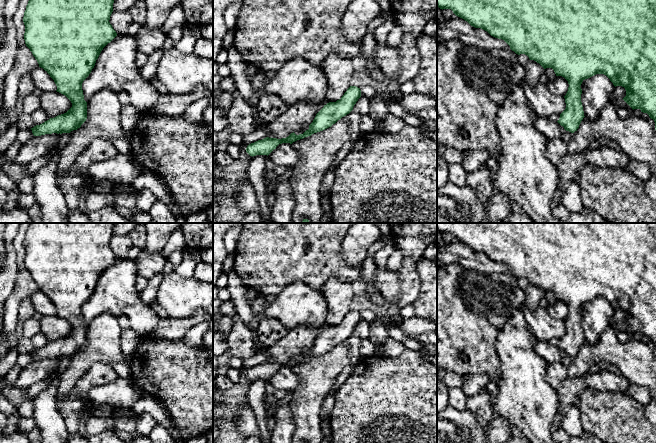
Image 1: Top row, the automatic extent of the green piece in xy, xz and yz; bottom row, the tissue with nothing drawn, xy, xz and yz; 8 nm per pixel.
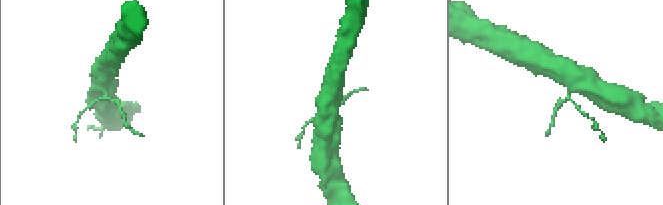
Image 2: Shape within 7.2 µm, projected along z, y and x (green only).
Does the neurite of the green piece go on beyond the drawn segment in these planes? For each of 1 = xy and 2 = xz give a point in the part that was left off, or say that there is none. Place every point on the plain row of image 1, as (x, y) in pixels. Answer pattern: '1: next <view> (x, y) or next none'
1: next none
2: next none

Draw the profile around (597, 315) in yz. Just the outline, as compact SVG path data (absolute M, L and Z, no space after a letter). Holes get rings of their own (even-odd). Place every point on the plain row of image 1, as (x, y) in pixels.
M596 298L583 304L580 311L584 340L589 345L595 345L602 333L614 325L615 310L606 299Z

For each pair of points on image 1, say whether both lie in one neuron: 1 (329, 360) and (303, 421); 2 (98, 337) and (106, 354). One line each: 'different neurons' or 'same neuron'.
1: same neuron
2: same neuron

